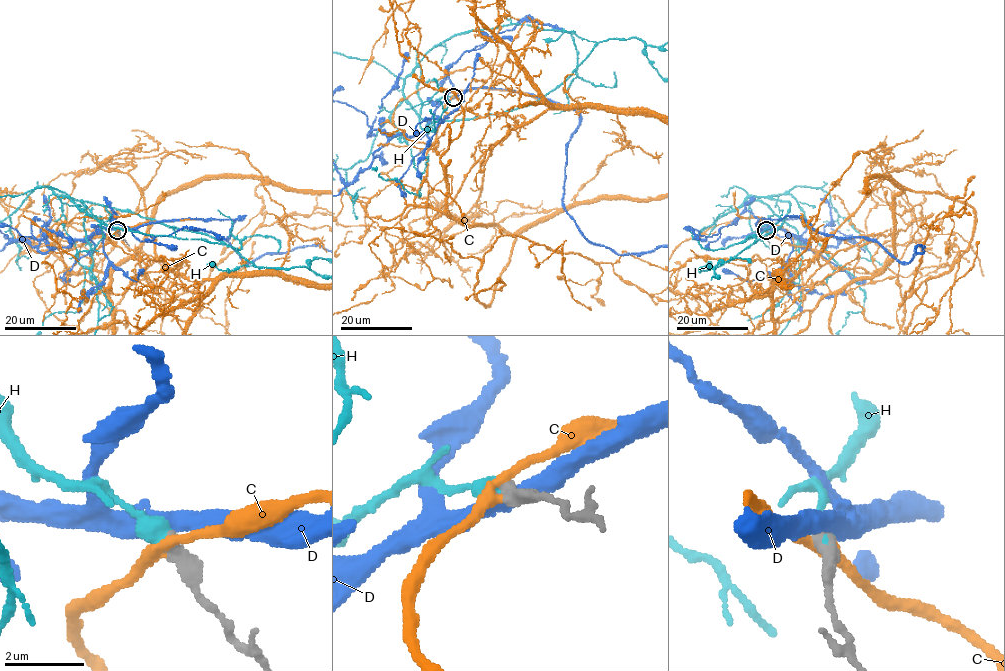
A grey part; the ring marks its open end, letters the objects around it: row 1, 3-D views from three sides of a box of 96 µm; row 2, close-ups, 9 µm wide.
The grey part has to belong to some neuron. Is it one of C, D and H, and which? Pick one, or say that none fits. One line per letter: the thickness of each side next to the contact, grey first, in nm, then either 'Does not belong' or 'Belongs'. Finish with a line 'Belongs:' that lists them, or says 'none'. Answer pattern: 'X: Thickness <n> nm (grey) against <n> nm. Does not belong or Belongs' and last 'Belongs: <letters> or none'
C: Thickness 480 nm (grey) against 280 nm. Does not belong
D: Thickness 440 nm (grey) against 440 nm. Does not belong
H: Thickness 460 nm (grey) against 480 nm. Belongs
Belongs: H

